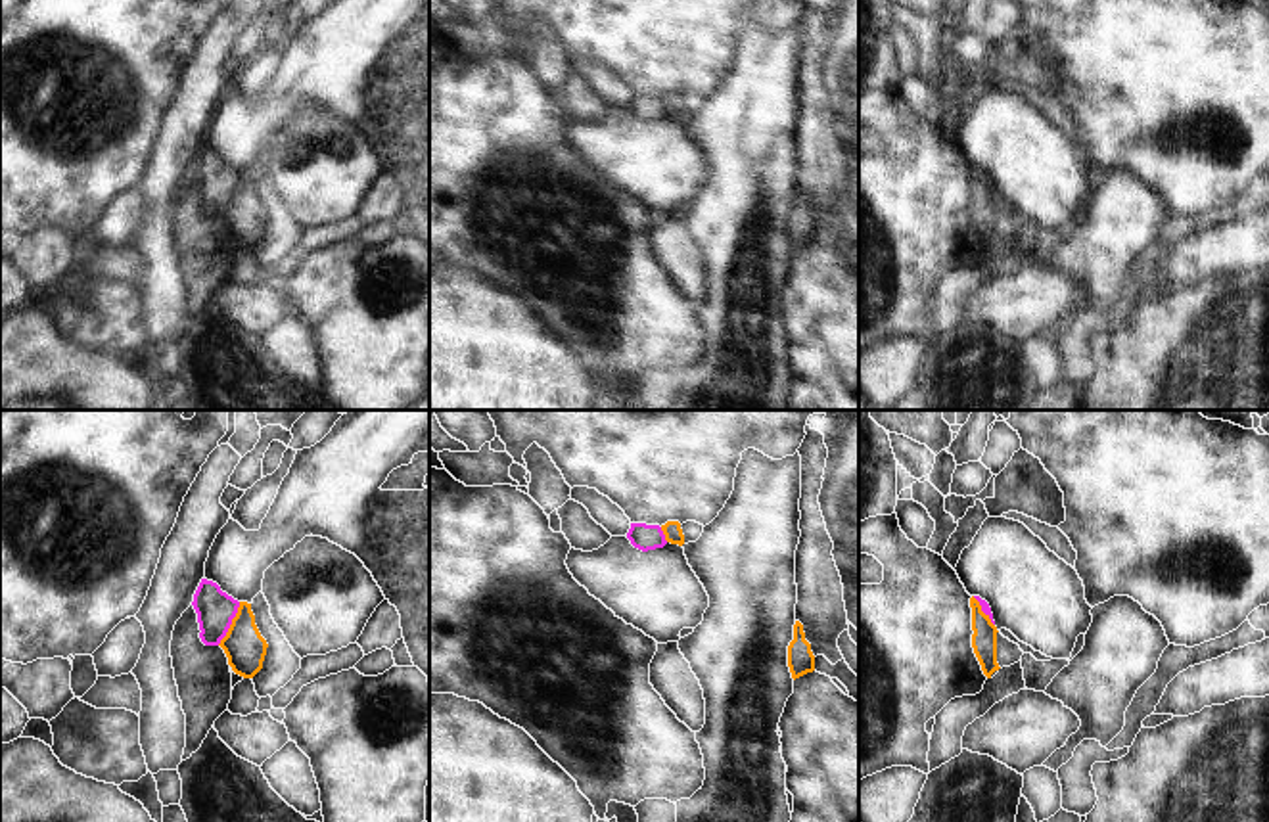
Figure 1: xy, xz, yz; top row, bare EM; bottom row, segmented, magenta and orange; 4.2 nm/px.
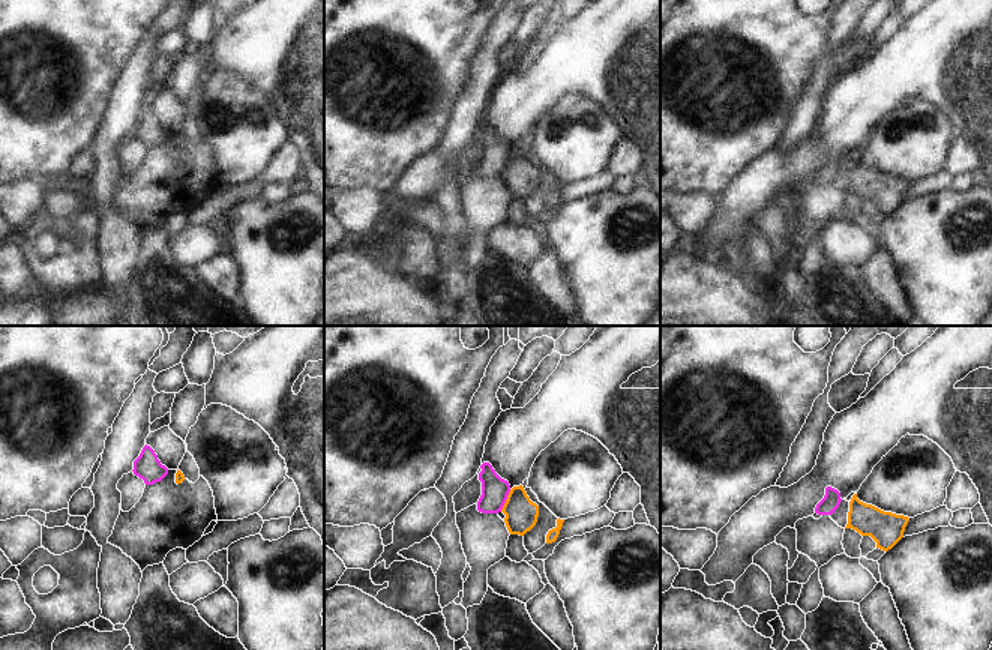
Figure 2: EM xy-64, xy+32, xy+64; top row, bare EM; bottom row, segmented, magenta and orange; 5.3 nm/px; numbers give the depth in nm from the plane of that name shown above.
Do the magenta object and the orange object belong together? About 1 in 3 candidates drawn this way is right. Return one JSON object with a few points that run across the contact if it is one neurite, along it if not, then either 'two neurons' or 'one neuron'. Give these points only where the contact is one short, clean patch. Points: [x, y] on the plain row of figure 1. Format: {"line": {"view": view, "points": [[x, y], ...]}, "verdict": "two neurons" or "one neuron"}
{"line": {"view": "xy", "points": [[240, 173], [227, 205], [217, 215]]}, "verdict": "two neurons"}

